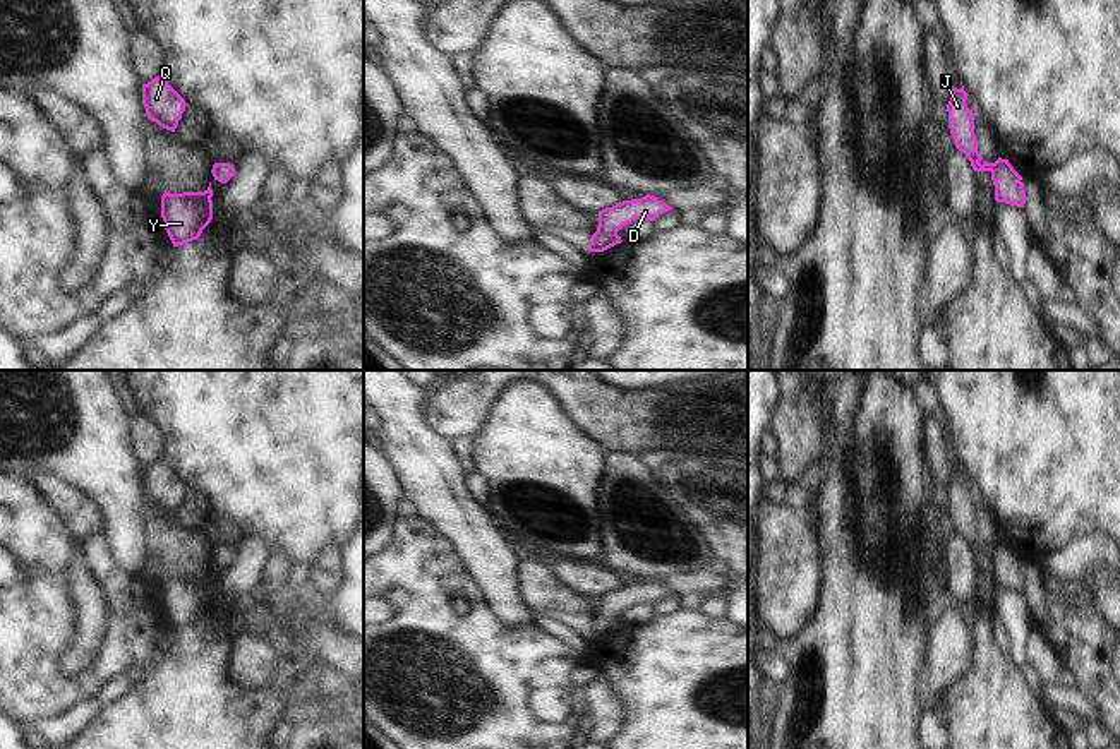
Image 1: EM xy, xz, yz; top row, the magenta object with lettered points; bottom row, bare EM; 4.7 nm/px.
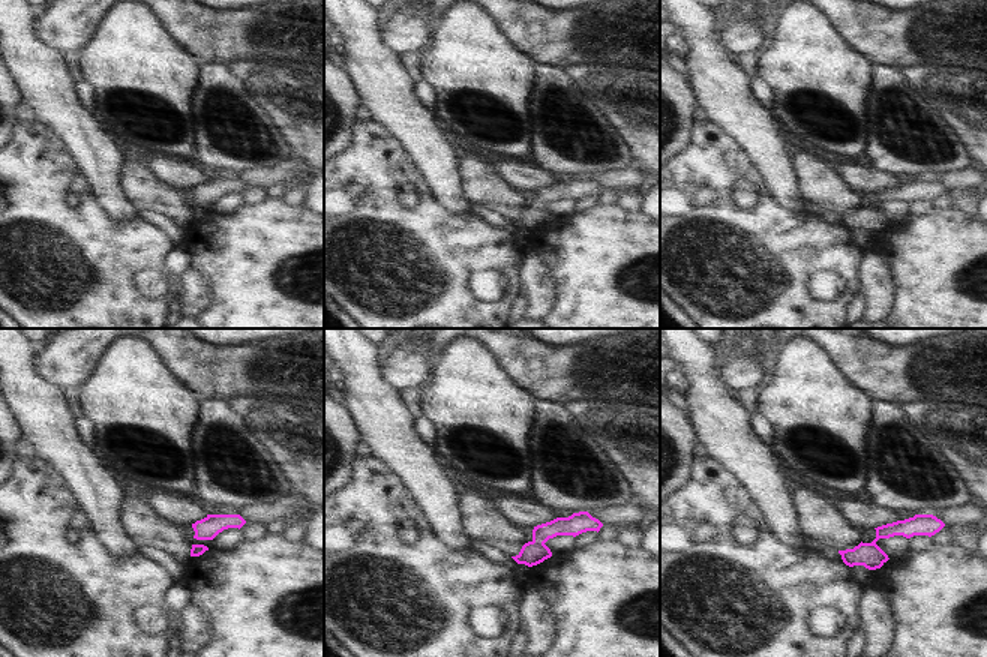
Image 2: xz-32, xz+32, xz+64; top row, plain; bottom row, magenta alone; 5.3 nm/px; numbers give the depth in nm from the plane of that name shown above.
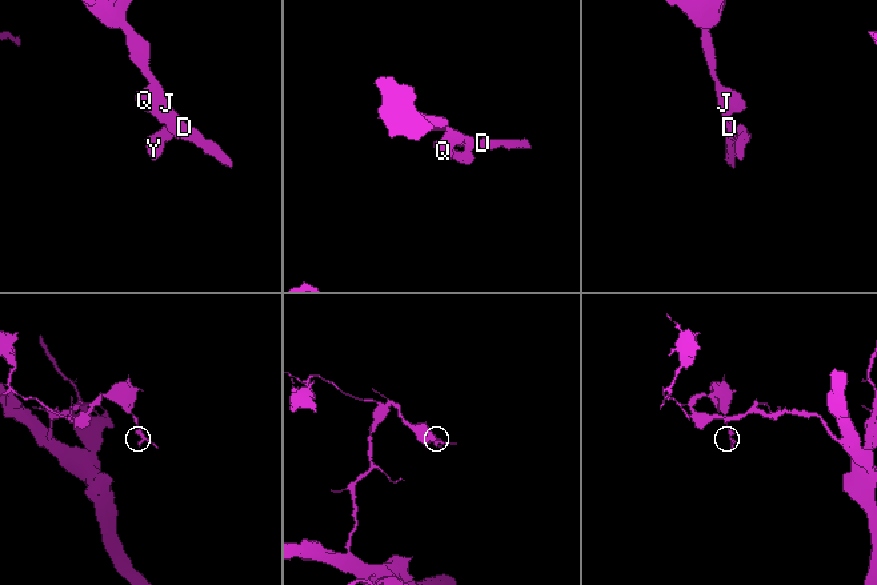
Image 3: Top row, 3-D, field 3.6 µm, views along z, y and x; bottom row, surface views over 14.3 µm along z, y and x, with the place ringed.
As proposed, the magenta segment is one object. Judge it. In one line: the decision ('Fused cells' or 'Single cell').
Single cell.

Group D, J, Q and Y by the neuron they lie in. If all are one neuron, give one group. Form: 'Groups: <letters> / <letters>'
Groups: D J Q Y.

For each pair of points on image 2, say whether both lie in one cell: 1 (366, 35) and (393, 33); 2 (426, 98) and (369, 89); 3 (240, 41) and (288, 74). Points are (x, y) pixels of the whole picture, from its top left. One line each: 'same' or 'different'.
1: different
2: different
3: different

